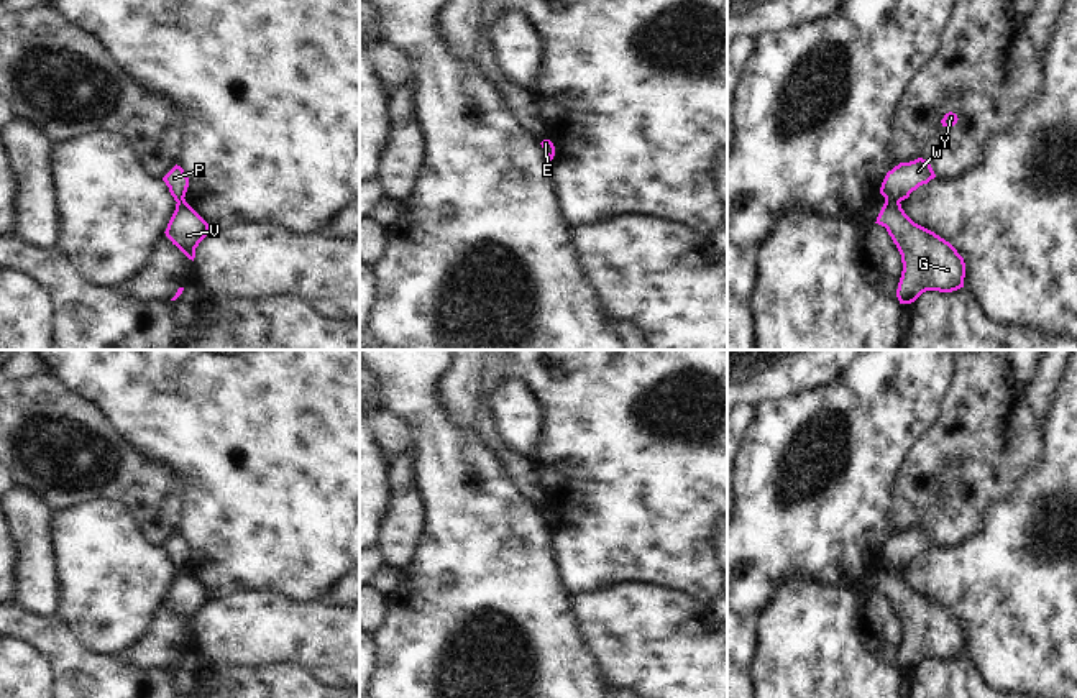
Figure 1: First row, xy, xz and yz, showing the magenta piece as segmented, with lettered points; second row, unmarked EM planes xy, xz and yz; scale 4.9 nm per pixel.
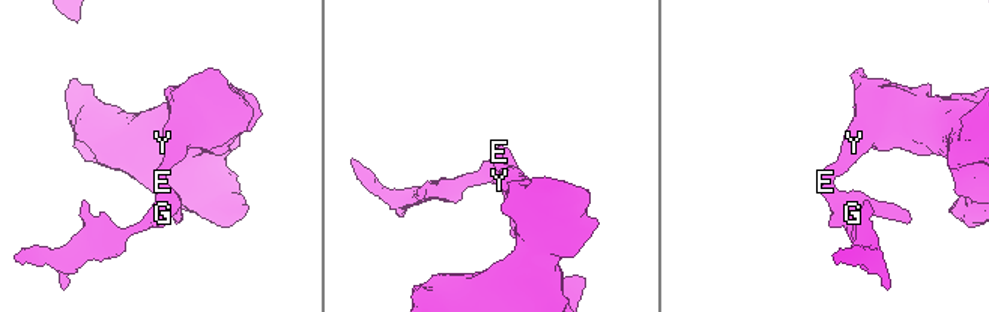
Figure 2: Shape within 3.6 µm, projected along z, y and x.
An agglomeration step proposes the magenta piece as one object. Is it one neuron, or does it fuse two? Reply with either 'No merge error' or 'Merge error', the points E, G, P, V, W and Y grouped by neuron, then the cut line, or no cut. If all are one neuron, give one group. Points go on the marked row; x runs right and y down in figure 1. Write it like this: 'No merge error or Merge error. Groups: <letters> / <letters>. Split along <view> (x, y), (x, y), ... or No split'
Merge error. Groups: E G V / P W Y. Split along yz (898, 201), (885, 202).

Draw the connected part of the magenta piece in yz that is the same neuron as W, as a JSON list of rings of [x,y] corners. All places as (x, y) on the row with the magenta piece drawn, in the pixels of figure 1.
[[[923,158],[910,163],[900,163],[887,172],[880,194],[885,197],[885,202],[901,202],[908,199],[913,191],[923,184],[928,184],[934,177],[936,174],[931,164]]]

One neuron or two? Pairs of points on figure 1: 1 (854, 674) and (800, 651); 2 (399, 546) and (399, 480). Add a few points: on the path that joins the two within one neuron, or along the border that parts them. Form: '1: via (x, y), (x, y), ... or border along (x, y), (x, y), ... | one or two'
1: via (841, 674), (823, 674), (813, 664) | one
2: via (399, 529), (399, 496) | one

